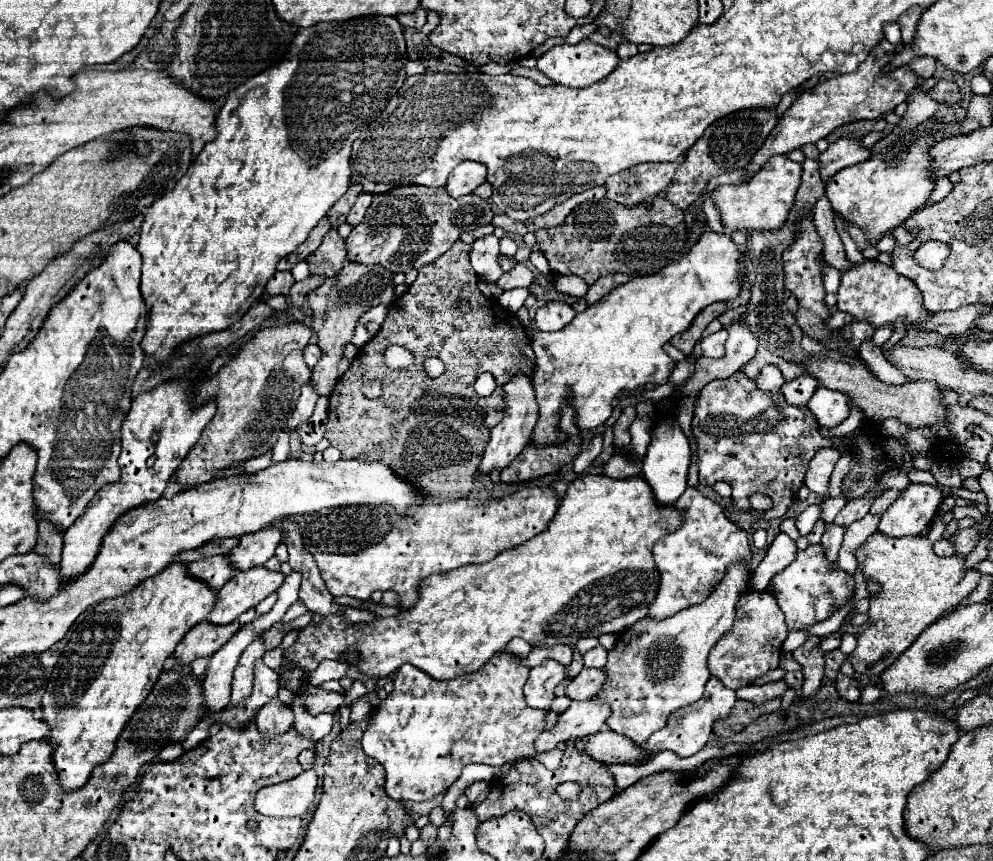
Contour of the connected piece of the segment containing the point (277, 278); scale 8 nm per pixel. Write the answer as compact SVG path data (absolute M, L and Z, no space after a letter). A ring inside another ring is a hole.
M276 272L270 280L268 280L268 286L266 286L266 294L264 296L272 296L272 294L288 294L290 288L294 284L294 276L292 272Z

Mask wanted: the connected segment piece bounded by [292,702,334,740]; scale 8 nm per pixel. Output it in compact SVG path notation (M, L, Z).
M294 702L294 724L296 730L300 730L304 736L320 740L324 736L330 734L332 726L334 726L334 714L318 714L312 716L310 712L302 712L302 708L306 708L302 702Z

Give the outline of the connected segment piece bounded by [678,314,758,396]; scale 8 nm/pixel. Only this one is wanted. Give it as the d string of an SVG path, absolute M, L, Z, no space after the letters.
M740 314L740 318L732 322L726 330L730 334L726 340L726 356L718 358L716 362L700 358L696 364L696 372L692 374L692 380L688 380L688 384L684 384L684 388L678 390L678 396L698 394L710 380L732 376L756 354L758 336L748 326L746 314Z

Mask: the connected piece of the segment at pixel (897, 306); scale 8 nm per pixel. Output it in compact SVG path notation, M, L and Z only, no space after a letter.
M864 260L860 264L852 262L850 268L842 272L842 280L840 280L840 288L836 292L836 298L838 298L838 302L836 302L838 310L852 314L852 318L856 322L868 322L874 328L892 326L892 330L894 330L896 320L902 318L906 324L906 330L900 340L902 346L924 348L924 346L944 346L944 344L952 342L952 336L942 336L938 332L914 328L914 324L928 320L932 316L932 312L928 308L924 308L920 290L916 288L916 284L912 280L896 274L894 268L890 268L878 260Z

